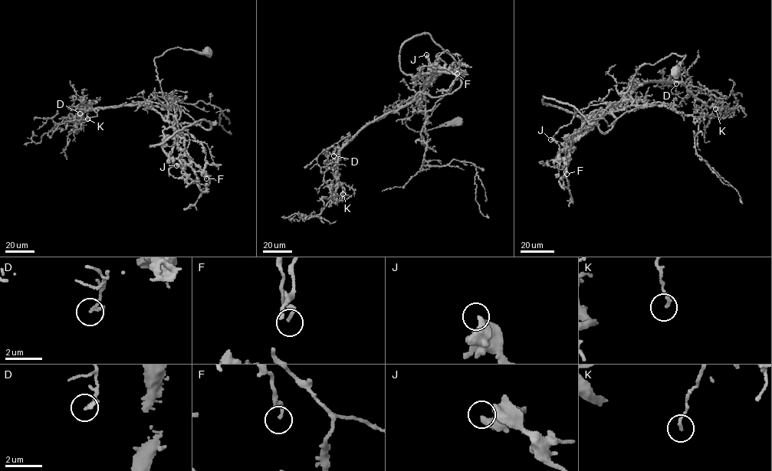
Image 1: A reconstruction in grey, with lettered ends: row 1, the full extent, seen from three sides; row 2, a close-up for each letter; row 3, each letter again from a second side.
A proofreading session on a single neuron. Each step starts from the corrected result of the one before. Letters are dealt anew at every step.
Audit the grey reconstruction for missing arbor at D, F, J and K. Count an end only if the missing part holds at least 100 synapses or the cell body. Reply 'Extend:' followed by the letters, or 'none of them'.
Extend: none of them

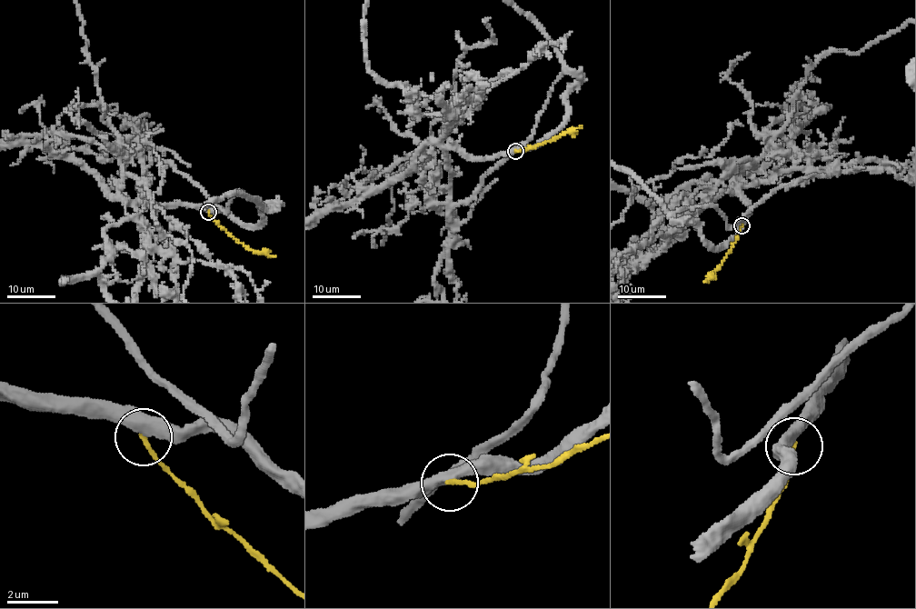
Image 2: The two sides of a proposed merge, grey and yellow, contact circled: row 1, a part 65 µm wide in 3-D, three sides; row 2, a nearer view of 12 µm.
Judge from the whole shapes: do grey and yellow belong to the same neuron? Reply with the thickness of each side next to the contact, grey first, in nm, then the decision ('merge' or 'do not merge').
calibres 460 and 160 nm; do not merge

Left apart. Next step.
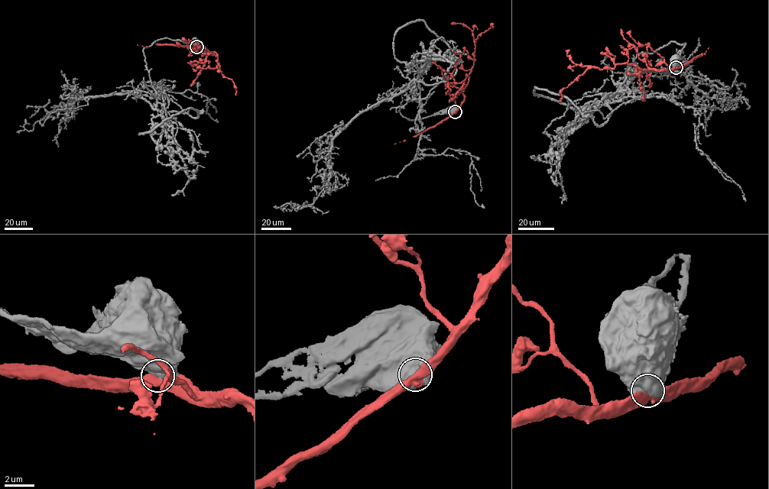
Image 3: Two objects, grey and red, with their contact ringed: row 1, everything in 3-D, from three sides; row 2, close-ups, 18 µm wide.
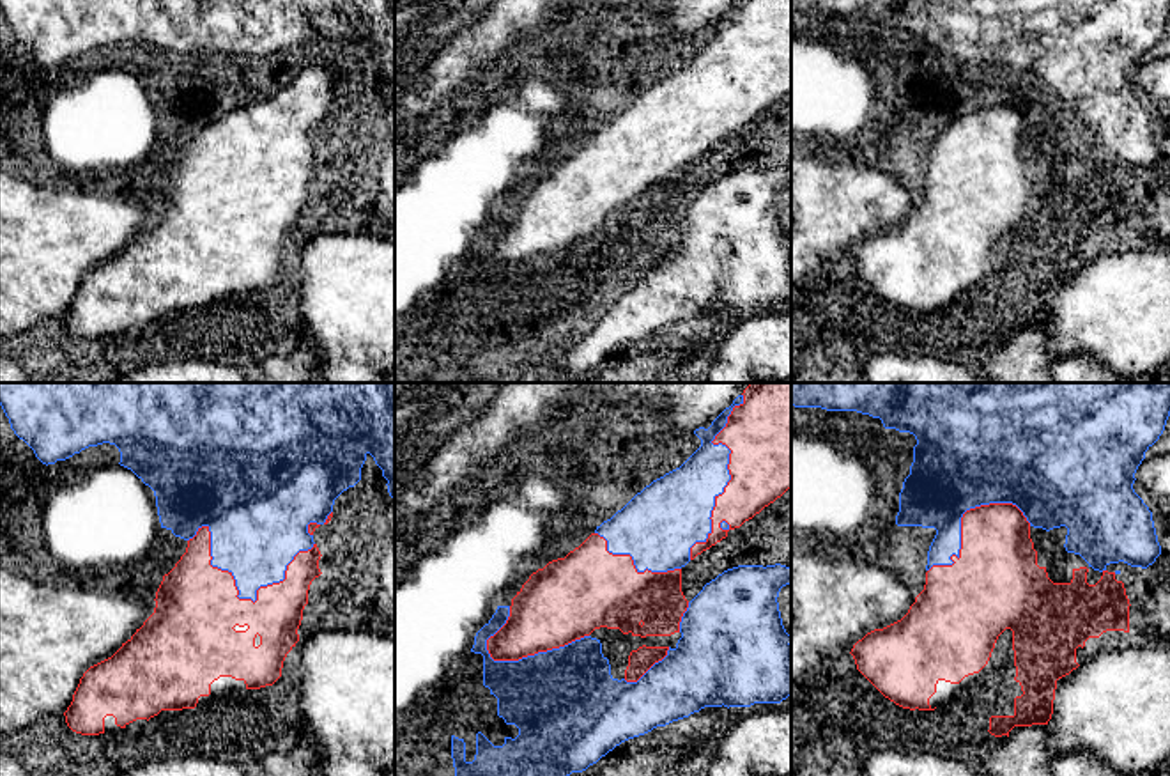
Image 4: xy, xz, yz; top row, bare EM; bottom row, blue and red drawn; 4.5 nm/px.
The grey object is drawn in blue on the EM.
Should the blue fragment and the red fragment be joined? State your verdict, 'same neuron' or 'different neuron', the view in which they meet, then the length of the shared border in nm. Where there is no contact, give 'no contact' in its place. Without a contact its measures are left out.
different neuron | xy | 600 nm

